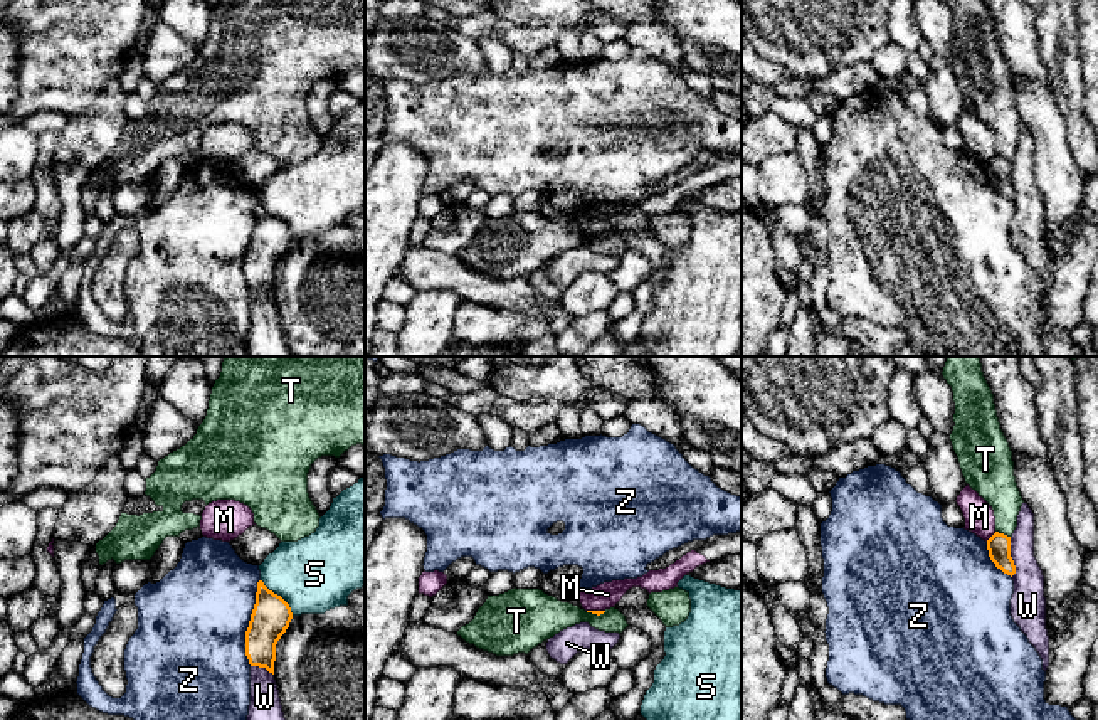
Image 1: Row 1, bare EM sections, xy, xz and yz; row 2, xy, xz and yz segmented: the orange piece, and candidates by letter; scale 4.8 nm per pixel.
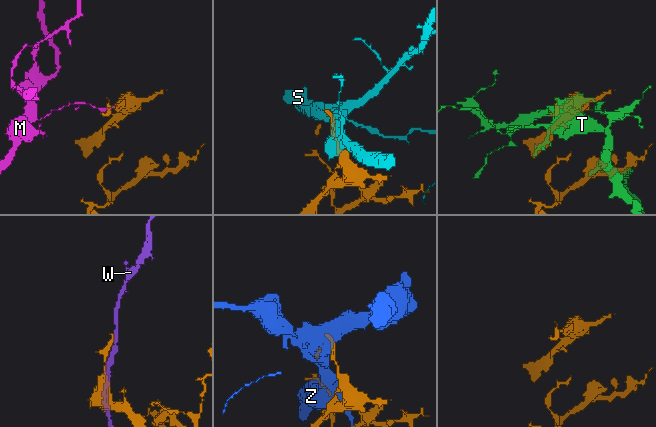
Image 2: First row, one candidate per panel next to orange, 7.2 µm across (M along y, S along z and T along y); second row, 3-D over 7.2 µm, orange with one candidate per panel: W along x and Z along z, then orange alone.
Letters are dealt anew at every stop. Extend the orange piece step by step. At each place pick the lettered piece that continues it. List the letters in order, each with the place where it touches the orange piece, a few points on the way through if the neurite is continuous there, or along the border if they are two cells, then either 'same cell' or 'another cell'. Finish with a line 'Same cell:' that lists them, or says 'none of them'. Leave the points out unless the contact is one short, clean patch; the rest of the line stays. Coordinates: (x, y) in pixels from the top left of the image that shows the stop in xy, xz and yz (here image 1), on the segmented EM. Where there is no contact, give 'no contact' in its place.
M: meets orange in yz at (992, 535); border along yz (996, 532), (986, 540); another cell
S: meets orange in xy at (279, 596); another cell
T: meets orange in yz at (1002, 534); border along yz (996, 530), (1009, 537); another cell
W: meets orange in yz at (1011, 557); another cell
Z: meets orange in xy at (249, 623); another cell
Same cell: none of them

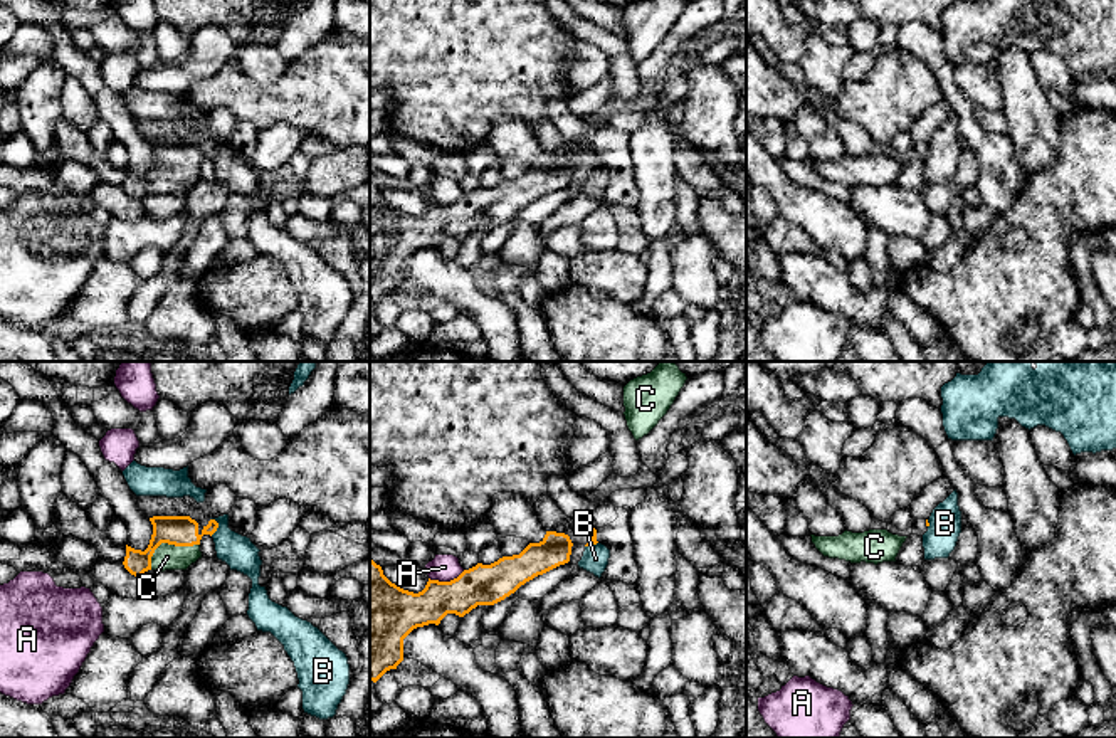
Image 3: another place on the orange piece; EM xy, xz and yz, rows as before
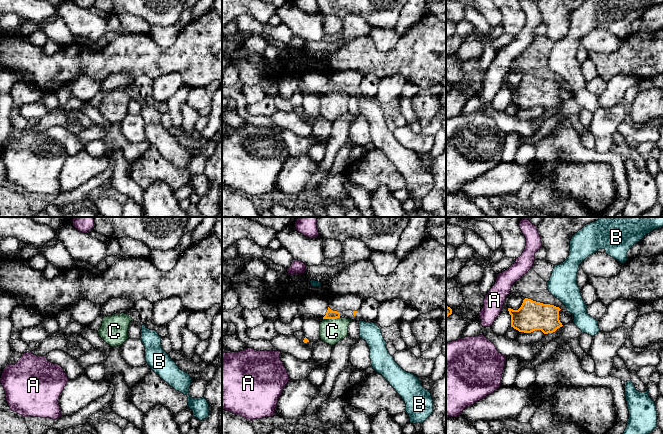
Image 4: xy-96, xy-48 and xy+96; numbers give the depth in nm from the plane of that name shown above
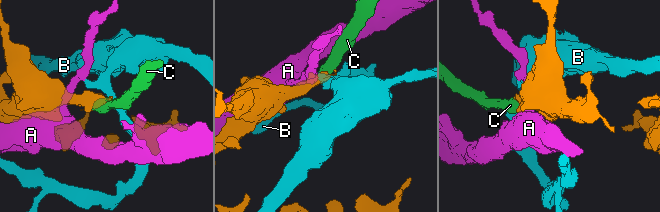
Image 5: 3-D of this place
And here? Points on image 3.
A: meets orange in xz at (446, 582); another cell
B: meets orange in xy at (217, 527); border along xy (214, 518), (217, 527), (210, 535); another cell
C: meets orange in xy at (167, 542); runs through xy (175, 530), (167, 542), (167, 557); same cell
Same cell: C

